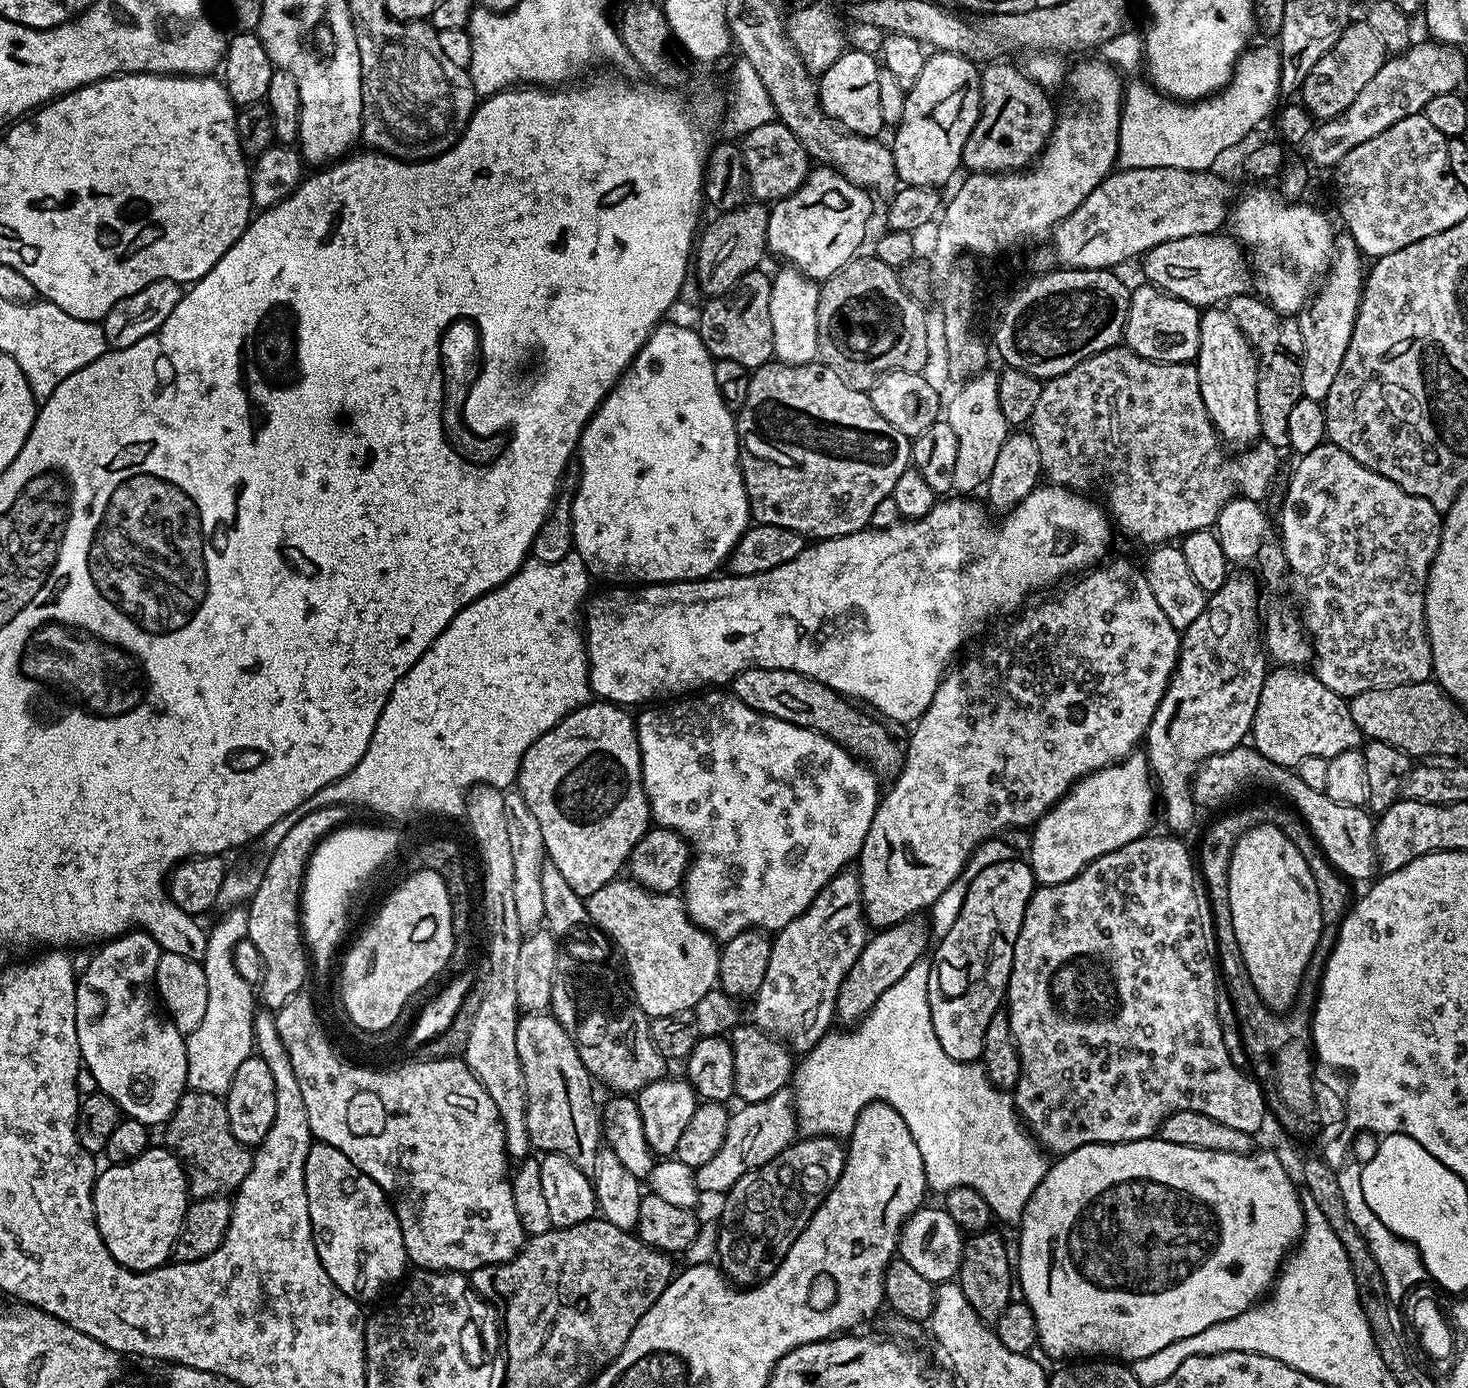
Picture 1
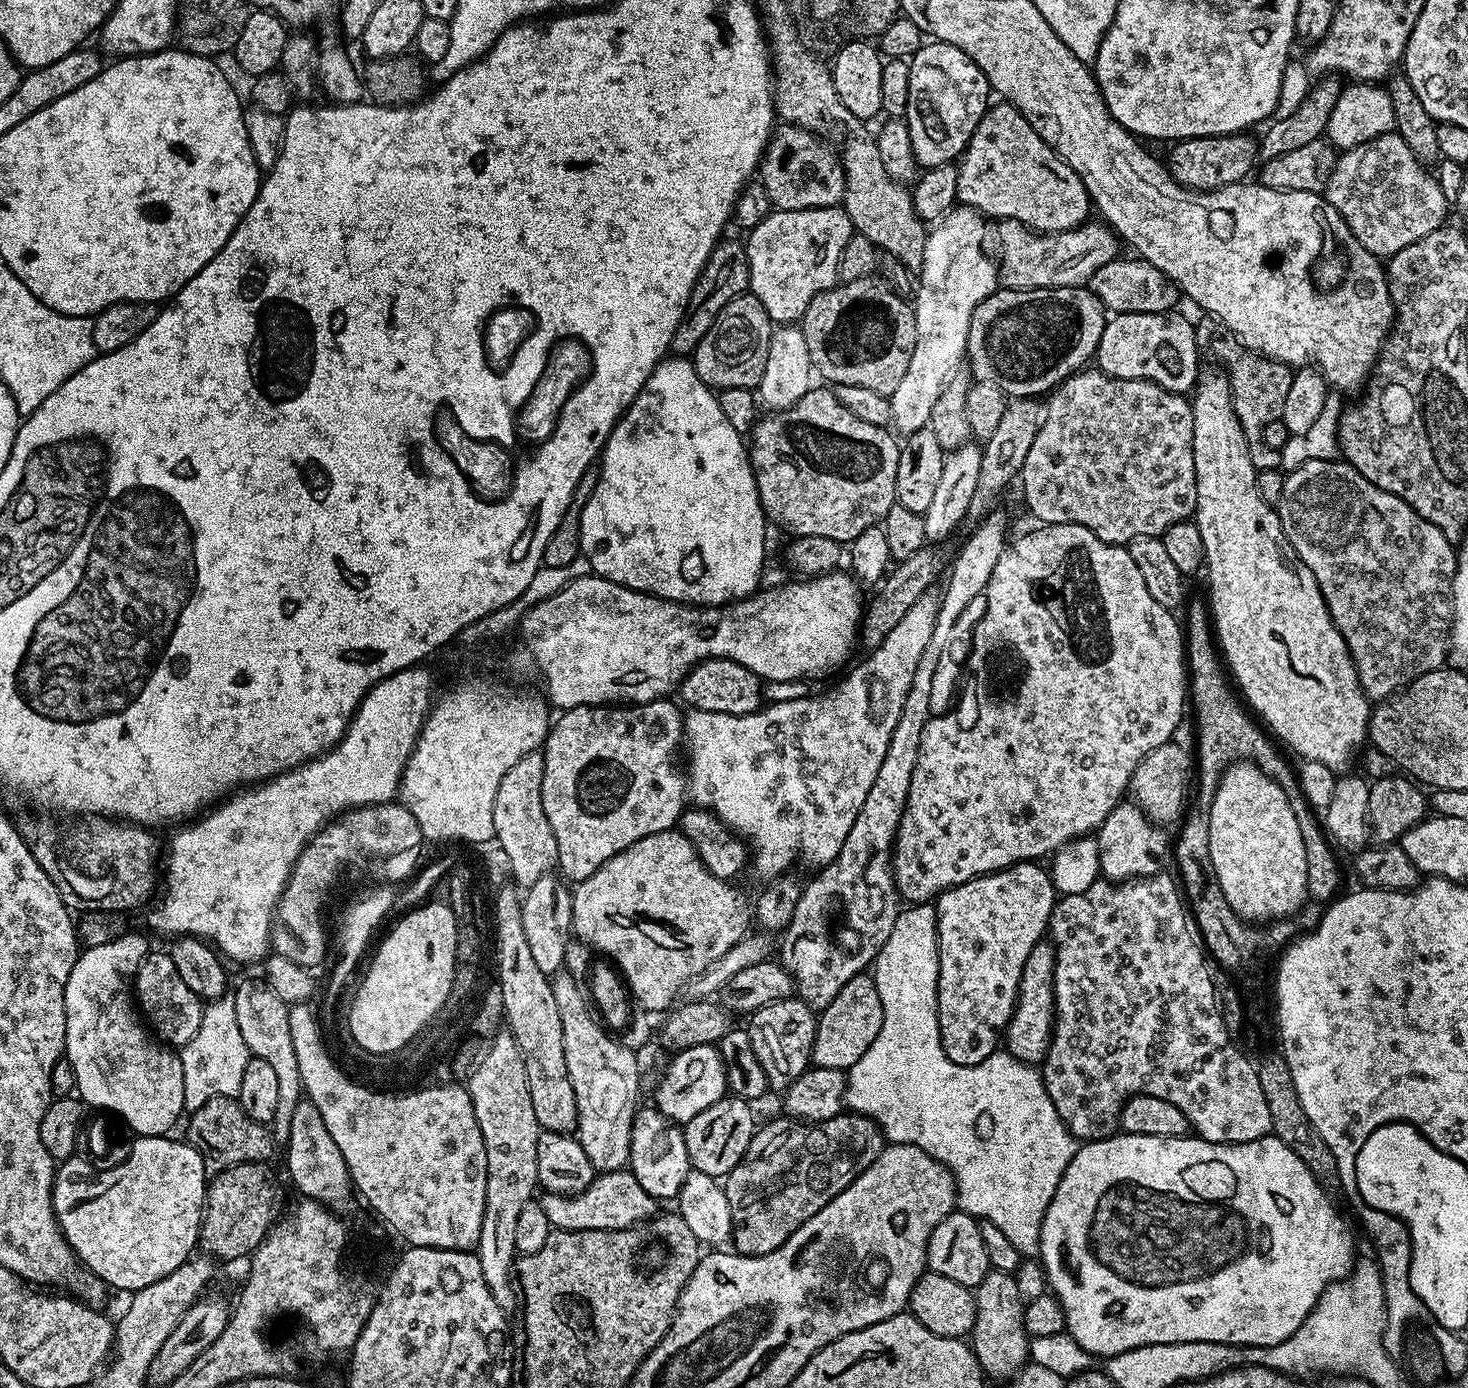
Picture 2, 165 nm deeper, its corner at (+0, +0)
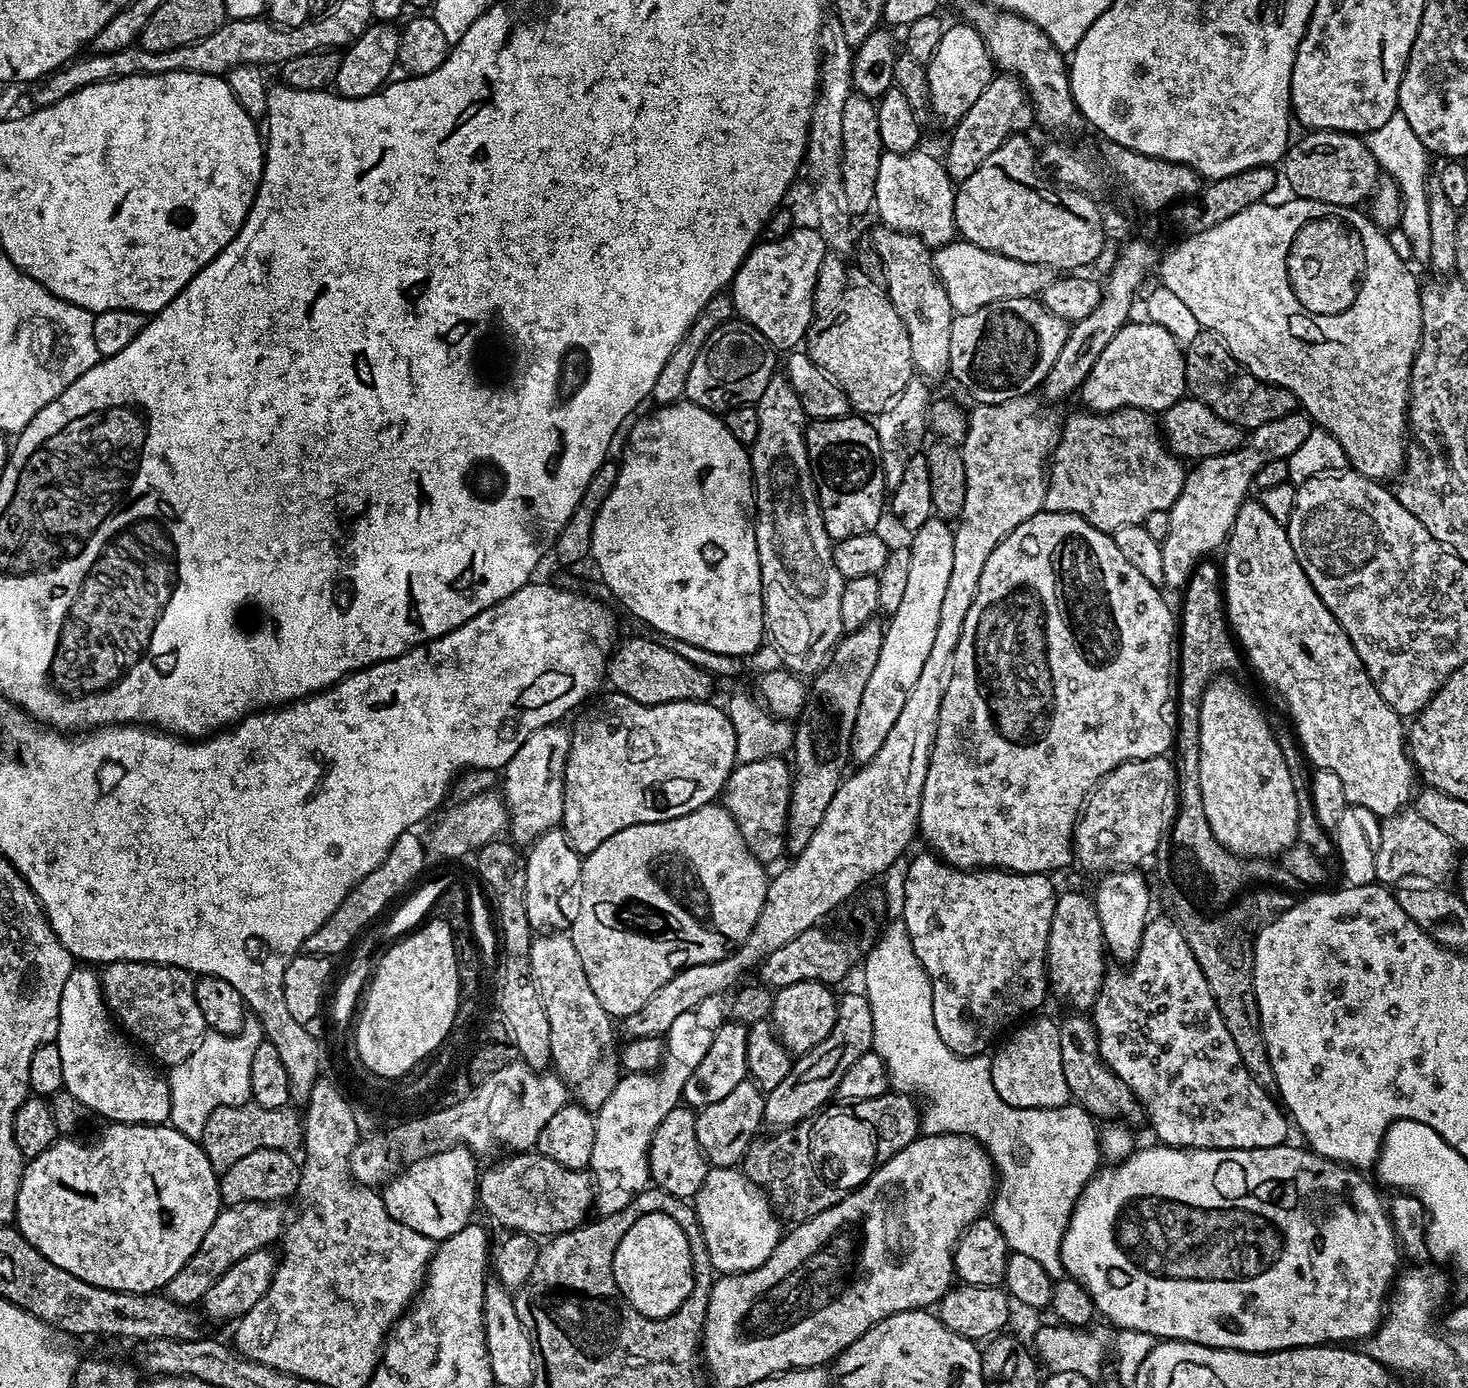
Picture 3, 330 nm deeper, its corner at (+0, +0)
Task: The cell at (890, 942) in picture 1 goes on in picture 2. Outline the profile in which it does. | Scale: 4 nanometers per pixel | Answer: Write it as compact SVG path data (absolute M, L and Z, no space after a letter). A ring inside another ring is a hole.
M868 974L850 978L850 982L846 982L838 994L834 994L834 1002L819 1013L811 1063L818 1068L852 1068L854 1062L858 1062L858 1058L870 1050L870 1042L878 1038L883 1017L882 998L876 989L875 979Z

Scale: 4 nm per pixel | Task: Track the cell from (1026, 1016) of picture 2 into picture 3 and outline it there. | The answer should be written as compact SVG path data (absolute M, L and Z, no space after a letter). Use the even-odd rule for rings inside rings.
M1061 891L1056 897L1054 914L1050 922L1050 934L1048 935L1048 982L1053 993L1056 992L1068 1004L1073 1004L1073 1009L1088 1010L1092 1003L1100 995L1100 988L1104 985L1106 967L1106 949L1104 947L1104 935L1102 926L1098 922L1096 906L1091 895L1083 896L1080 892Z

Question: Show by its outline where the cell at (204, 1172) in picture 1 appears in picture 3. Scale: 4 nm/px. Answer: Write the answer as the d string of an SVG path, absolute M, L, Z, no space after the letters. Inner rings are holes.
M249 1102L242 1106L222 1106L206 1118L206 1130L200 1135L199 1145L204 1149L206 1158L211 1162L217 1173L223 1174L234 1162L246 1158L246 1154L254 1154L254 1150L266 1150L267 1148L279 1148L285 1152L295 1153L304 1143L304 1125L302 1116L295 1107L275 1108L266 1110L266 1106L258 1106L255 1102Z

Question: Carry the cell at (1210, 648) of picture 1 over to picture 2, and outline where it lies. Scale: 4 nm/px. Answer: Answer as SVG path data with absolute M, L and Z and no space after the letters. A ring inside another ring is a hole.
M1135 802L1117 804L1116 809L1100 824L1094 836L1098 846L1098 858L1100 859L1100 871L1103 879L1113 882L1127 882L1138 880L1142 876L1157 876L1159 872L1165 871L1174 856L1174 840L1171 835L1167 836L1164 832L1167 831L1163 827L1153 824L1144 815L1144 811L1141 810L1139 804Z

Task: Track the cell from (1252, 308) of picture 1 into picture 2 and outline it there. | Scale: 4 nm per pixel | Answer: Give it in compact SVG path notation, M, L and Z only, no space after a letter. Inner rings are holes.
M1204 318L1204 321L1196 324L1197 345L1201 349L1209 348L1226 369L1226 375L1232 387L1232 405L1244 436L1248 440L1252 465L1258 470L1280 468L1280 450L1271 449L1263 441L1263 430L1270 422L1279 420L1284 415L1284 403L1286 394L1290 394L1293 369L1289 365L1272 360L1269 356L1261 356L1260 353L1252 351L1247 343L1241 342L1229 332L1227 323L1215 318Z

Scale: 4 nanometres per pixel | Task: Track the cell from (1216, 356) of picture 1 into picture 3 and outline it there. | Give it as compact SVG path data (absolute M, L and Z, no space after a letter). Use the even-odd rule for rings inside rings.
M1249 498L1244 501L1244 505L1238 510L1238 518L1234 518L1234 526L1228 535L1228 543L1222 549L1222 555L1224 555L1222 587L1224 589L1224 606L1228 613L1229 625L1235 639L1238 641L1239 647L1242 649L1243 655L1246 657L1247 663L1249 660L1256 667L1257 674L1266 683L1273 684L1280 691L1280 696L1284 699L1284 704L1288 707L1288 712L1292 715L1293 722L1296 723L1297 733L1295 732L1295 735L1298 737L1298 743L1305 757L1316 768L1325 768L1334 774L1338 774L1338 778L1342 778L1342 790L1346 794L1349 805L1366 807L1366 809L1372 811L1379 818L1390 817L1400 811L1400 809L1403 809L1414 796L1414 787L1412 788L1414 769L1406 751L1405 721L1384 701L1382 694L1378 694L1378 690L1374 686L1374 682L1370 682L1370 674L1366 674L1366 666L1362 662L1362 658L1358 658L1358 650L1354 650L1346 630L1342 630L1342 626L1336 621L1334 614L1330 614L1326 602L1322 602L1322 598L1318 598L1310 578L1306 578L1306 570L1302 570L1302 566L1294 554L1294 546L1290 546L1287 527L1279 524L1266 511L1266 506L1260 504L1259 499Z

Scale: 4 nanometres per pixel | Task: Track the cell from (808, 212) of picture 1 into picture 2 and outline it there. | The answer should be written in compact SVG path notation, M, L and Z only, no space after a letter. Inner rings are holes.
M840 206L789 212L773 210L766 218L762 218L762 222L758 222L758 226L750 229L747 233L748 240L746 239L748 286L751 295L756 296L758 302L762 302L766 314L773 322L782 325L799 321L812 299L837 283L838 257L842 254L842 246L846 246L846 242L853 234L850 218Z

